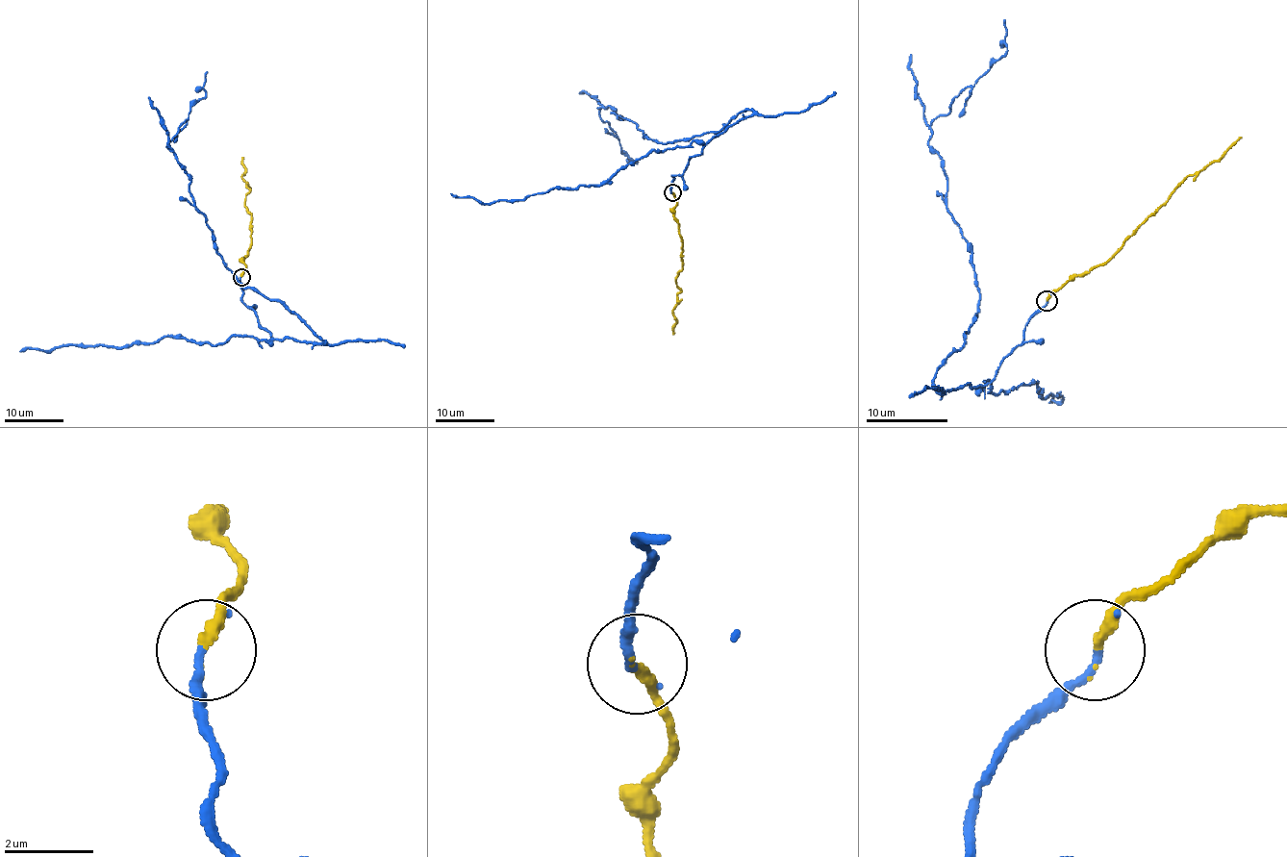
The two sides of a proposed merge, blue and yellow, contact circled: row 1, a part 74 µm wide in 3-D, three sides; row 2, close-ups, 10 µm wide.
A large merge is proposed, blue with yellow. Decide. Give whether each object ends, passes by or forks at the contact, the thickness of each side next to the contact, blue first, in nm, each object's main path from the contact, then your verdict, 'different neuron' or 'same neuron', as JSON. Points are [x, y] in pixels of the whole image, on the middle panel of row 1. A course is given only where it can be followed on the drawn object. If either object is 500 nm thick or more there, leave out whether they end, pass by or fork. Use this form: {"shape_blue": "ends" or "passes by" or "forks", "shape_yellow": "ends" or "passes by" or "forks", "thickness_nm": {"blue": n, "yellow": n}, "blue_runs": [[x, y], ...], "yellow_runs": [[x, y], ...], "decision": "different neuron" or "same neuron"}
{"shape_blue": "ends", "shape_yellow": "ends", "thickness_nm": {"blue": 170, "yellow": 240}, "blue_runs": [[672, 192], [672, 176], [749, 110], [719, 132], [658, 143], [601, 108], [620, 149], [638, 162]], "yellow_runs": [[672, 192], [677, 200], [674, 219], [681, 239], [681, 269], [675, 277], [680, 292], [672, 315], [672, 334]], "decision": "same neuron"}

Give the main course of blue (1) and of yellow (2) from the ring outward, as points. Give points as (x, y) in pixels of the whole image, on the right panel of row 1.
1: (1047, 300), (984, 386), (933, 384), (964, 342), (980, 288), (931, 125), (1006, 52), (1004, 19)
2: (1047, 300), (1075, 276), (1084, 276), (1102, 265), (1183, 180), (1216, 162), (1241, 138)

